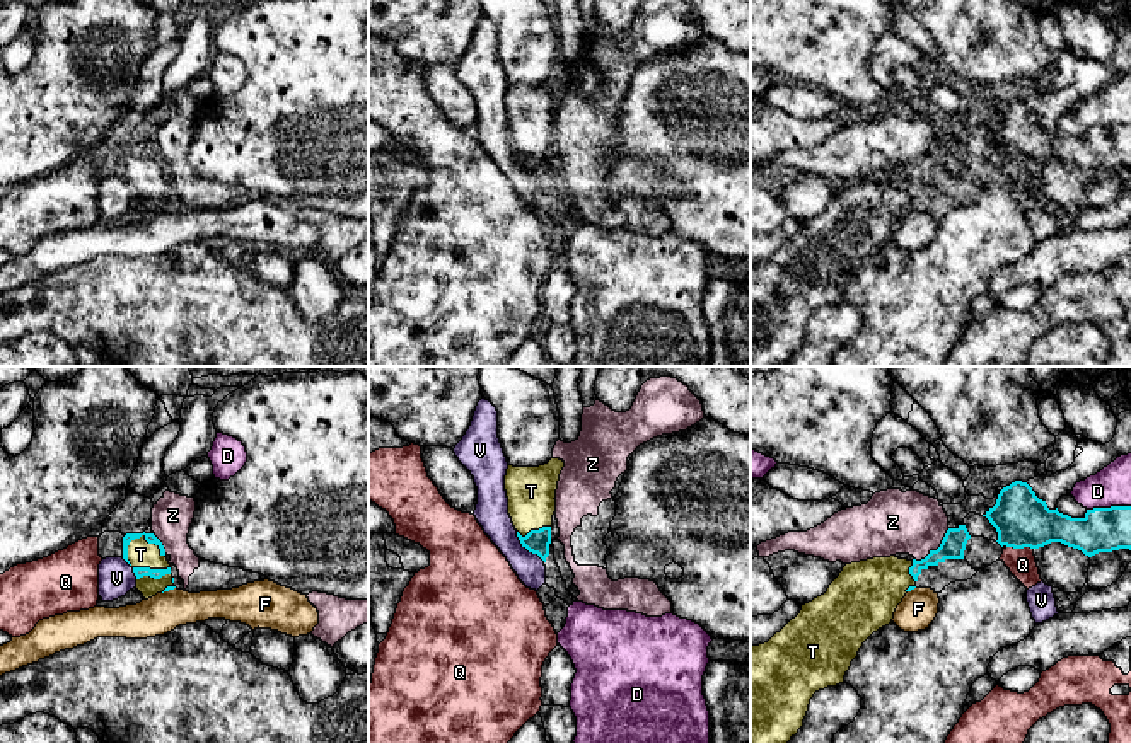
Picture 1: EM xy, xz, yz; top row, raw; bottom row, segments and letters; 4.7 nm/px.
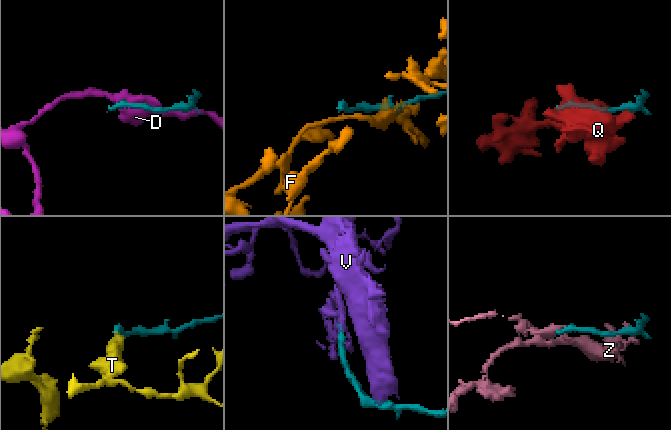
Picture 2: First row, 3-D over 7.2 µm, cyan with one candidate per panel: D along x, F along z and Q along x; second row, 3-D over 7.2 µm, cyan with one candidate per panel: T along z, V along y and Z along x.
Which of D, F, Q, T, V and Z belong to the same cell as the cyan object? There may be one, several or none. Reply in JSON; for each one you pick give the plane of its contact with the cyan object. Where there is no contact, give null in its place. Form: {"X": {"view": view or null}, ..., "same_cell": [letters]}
{"T": {"view": "xy"}, "same_cell": ["T"]}

